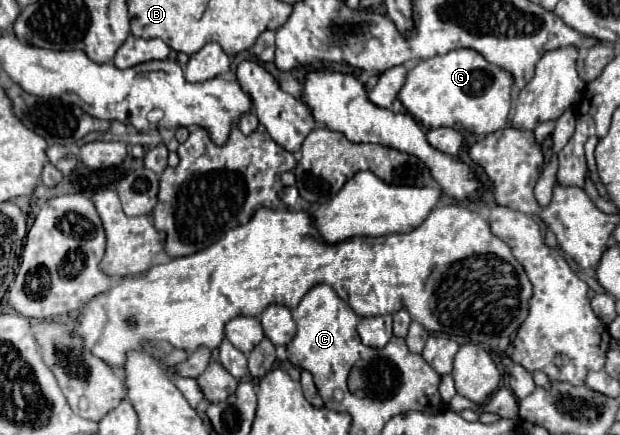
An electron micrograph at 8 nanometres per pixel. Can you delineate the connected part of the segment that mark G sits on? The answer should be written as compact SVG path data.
M455 49L419 61L419 65L409 71L397 99L425 127L451 127L457 131L487 135L507 127L511 91L513 75L509 71L485 61L485 57L473 49Z

